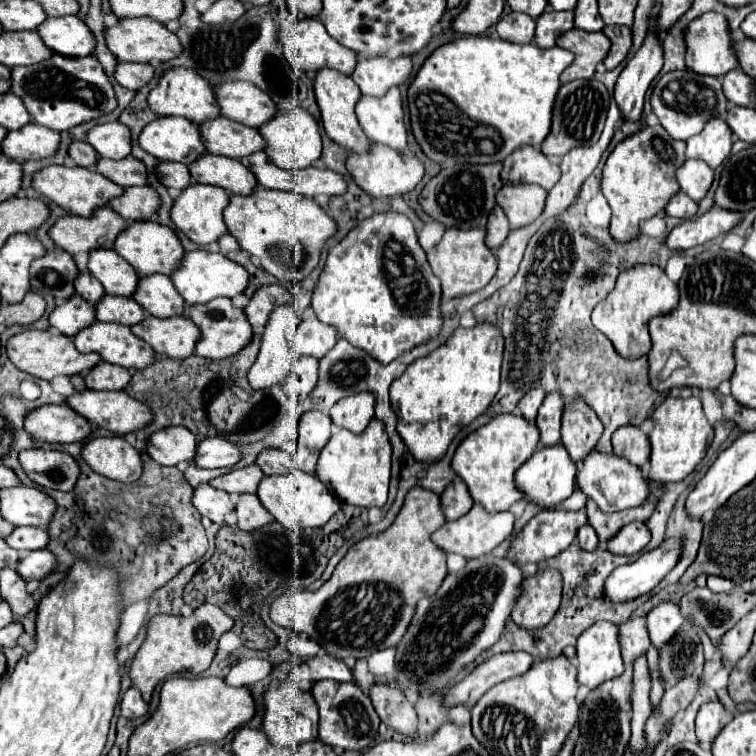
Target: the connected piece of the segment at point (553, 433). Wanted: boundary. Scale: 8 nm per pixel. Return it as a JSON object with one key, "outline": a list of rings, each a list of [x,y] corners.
{"outline":[[[549,393],[543,401],[543,405],[539,407],[537,413],[537,429],[541,435],[541,447],[551,447],[555,443],[561,443],[561,435],[559,435],[559,427],[561,427],[561,413],[563,413],[563,405],[565,401],[561,399],[559,393]]]}

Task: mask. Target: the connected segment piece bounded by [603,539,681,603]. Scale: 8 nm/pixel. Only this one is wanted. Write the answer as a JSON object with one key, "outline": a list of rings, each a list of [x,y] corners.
{"outline":[[[665,539],[657,549],[643,553],[631,565],[617,567],[605,581],[605,599],[611,603],[627,603],[653,591],[659,581],[675,567],[681,555],[681,541]]]}

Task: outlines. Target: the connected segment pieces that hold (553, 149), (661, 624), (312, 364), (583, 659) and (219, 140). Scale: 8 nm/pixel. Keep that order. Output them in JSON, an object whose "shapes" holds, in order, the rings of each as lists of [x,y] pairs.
{"shapes":[[[[595,77],[561,85],[555,105],[553,105],[553,125],[551,125],[547,139],[541,145],[541,151],[547,157],[561,157],[571,147],[597,143],[597,139],[603,131],[603,125],[605,125],[609,103],[611,103],[611,95],[609,95],[607,87],[601,81],[597,81]]],[[[659,601],[647,615],[649,637],[657,649],[661,649],[683,623],[685,619],[681,617],[677,603],[673,601]]],[[[299,357],[295,367],[291,369],[291,375],[287,375],[283,389],[293,399],[303,399],[311,393],[311,389],[317,383],[317,359],[311,357]]],[[[599,621],[577,639],[577,681],[589,689],[623,673],[623,655],[617,641],[617,625]]],[[[221,115],[201,123],[199,133],[205,149],[215,155],[241,159],[265,147],[265,139],[259,135],[257,129],[251,129]]]]}

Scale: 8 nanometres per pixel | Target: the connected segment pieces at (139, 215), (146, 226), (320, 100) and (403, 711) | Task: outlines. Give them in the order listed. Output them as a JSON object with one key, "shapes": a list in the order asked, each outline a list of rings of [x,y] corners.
{"shapes":[[[[147,185],[127,187],[123,195],[109,201],[109,207],[115,209],[127,221],[145,221],[157,213],[159,195]]],[[[147,221],[147,223],[131,223],[127,225],[121,233],[119,239],[115,241],[115,251],[129,261],[135,271],[139,271],[139,275],[153,275],[153,273],[163,273],[163,275],[171,275],[171,271],[179,265],[179,259],[183,257],[183,247],[181,241],[177,237],[177,233],[167,227],[161,225],[157,221]]],[[[327,69],[327,71],[317,71],[315,73],[313,89],[315,89],[317,105],[321,109],[321,119],[323,119],[325,133],[341,147],[347,147],[347,149],[353,149],[353,151],[367,151],[369,139],[361,131],[361,127],[357,123],[357,117],[355,117],[355,111],[353,111],[359,95],[361,95],[355,81],[349,75],[339,75],[339,73]]],[[[373,683],[369,689],[369,697],[383,723],[403,735],[411,735],[417,729],[415,709],[407,701],[403,691],[399,691],[399,687],[389,687],[387,683]]]]}

